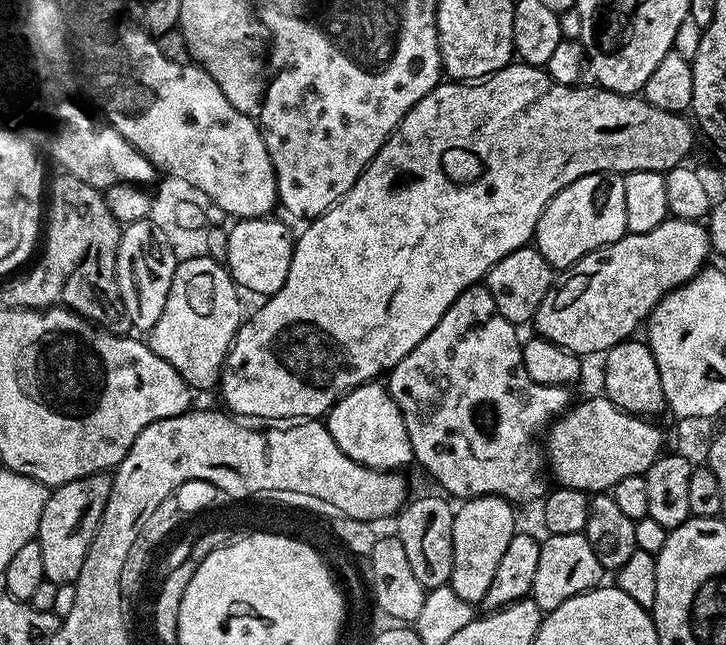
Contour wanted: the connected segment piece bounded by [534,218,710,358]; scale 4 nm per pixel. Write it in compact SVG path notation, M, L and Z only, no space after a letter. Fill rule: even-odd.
M663 220L654 230L646 230L646 234L628 232L621 240L602 246L590 254L586 254L576 264L563 269L553 279L546 298L538 306L534 317L535 335L541 340L549 340L574 352L581 358L587 358L597 352L609 352L615 344L629 339L636 327L643 325L648 315L658 306L658 302L668 292L680 288L709 263L710 245L708 229L699 220Z

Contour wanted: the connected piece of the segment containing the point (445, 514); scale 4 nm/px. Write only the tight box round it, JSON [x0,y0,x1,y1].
[394,495,454,590]

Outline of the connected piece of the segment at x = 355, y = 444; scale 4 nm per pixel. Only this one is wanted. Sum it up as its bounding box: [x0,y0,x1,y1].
[326,382,413,472]

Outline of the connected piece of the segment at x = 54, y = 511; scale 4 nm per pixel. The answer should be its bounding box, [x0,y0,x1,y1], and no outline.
[38,472,112,586]

